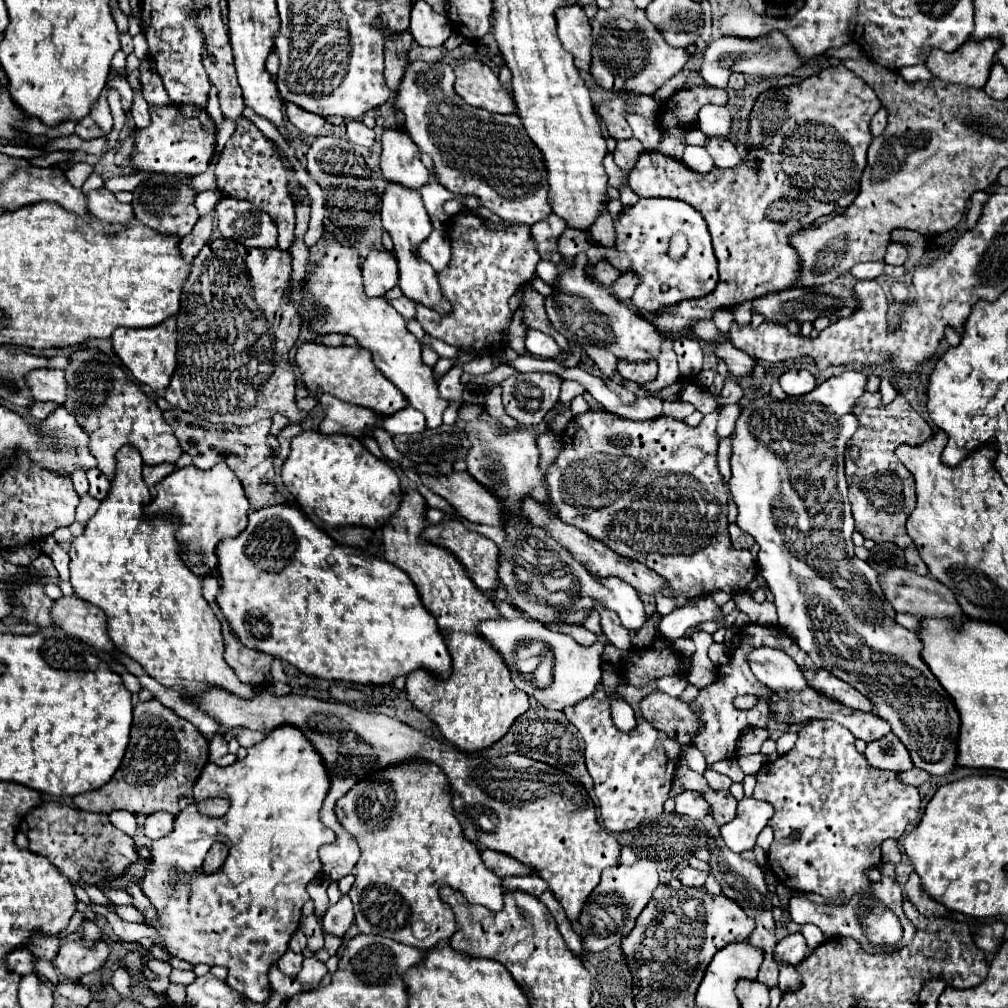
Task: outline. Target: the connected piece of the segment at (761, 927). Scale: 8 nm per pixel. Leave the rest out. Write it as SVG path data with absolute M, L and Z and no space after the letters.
M708 838L708 852L710 852L710 874L718 880L718 884L722 886L722 894L728 896L730 900L734 900L750 918L756 920L756 930L750 936L750 944L760 946L766 950L764 954L764 962L758 974L758 982L766 984L768 988L778 986L778 964L772 958L772 950L776 946L776 936L774 936L774 918L772 918L772 902L770 902L770 890L764 882L764 870L750 860L744 860L740 854L730 852L724 844L724 840L718 838Z

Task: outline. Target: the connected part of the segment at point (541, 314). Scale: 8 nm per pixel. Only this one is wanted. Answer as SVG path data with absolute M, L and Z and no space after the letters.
M530 284L522 286L520 290L522 290L522 302L520 304L524 308L524 316L522 316L524 324L528 328L540 330L540 332L558 340L558 332L554 332L554 328L546 316L546 310L544 310L544 296L538 294L536 290L532 290Z

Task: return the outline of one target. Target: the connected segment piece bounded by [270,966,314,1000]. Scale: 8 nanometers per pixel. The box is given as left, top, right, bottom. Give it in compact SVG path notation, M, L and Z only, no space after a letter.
M276 966L270 968L270 984L272 984L272 990L278 992L284 1000L292 998L294 994L300 994L300 992L306 992L306 990L314 990L314 988L306 988L298 978L284 976Z

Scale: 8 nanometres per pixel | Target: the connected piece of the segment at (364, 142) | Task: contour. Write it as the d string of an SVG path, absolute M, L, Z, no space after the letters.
M348 122L346 124L346 136L350 142L364 148L370 148L374 144L374 130L370 130L362 122Z

